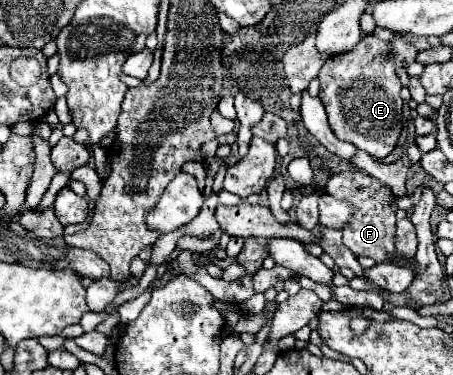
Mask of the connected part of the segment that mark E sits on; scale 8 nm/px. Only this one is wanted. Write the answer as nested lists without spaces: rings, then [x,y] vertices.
[[[373,34],[365,36],[349,52],[339,52],[333,58],[329,58],[323,64],[323,68],[319,70],[319,80],[321,80],[321,94],[319,94],[319,98],[323,100],[323,106],[327,110],[329,126],[333,130],[333,134],[339,140],[351,142],[359,150],[365,150],[373,158],[379,158],[379,160],[393,152],[393,148],[397,146],[397,140],[401,136],[401,130],[403,130],[403,100],[399,96],[399,92],[401,92],[401,80],[397,78],[395,70],[401,64],[409,66],[411,62],[415,62],[415,56],[417,56],[415,44],[407,42],[399,34],[395,34],[395,38],[393,38],[391,44],[393,44],[393,50],[395,50],[393,58],[387,56],[387,42],[379,40]]]

